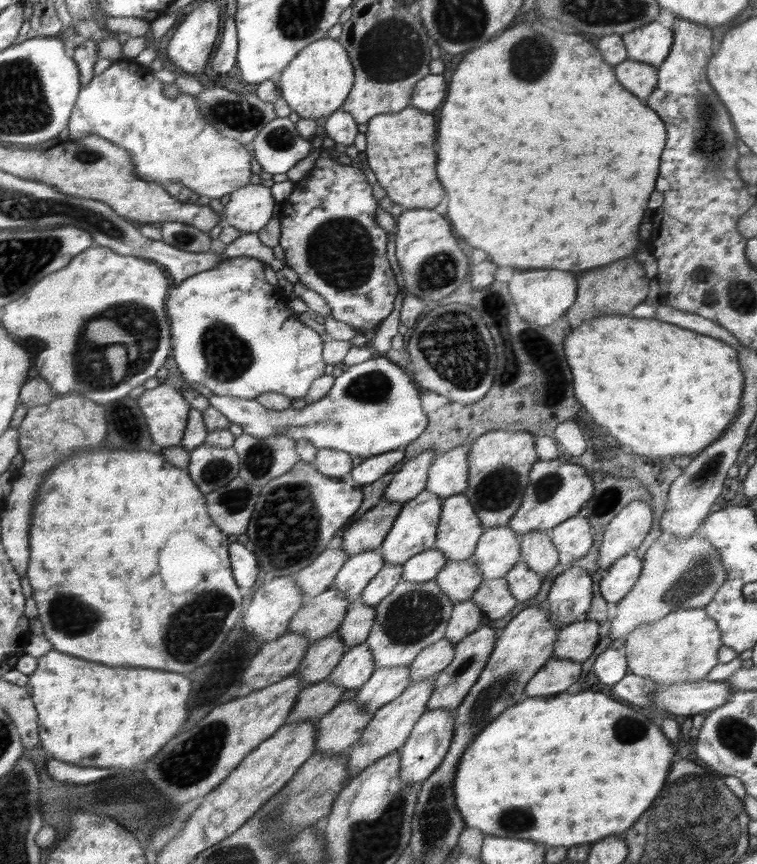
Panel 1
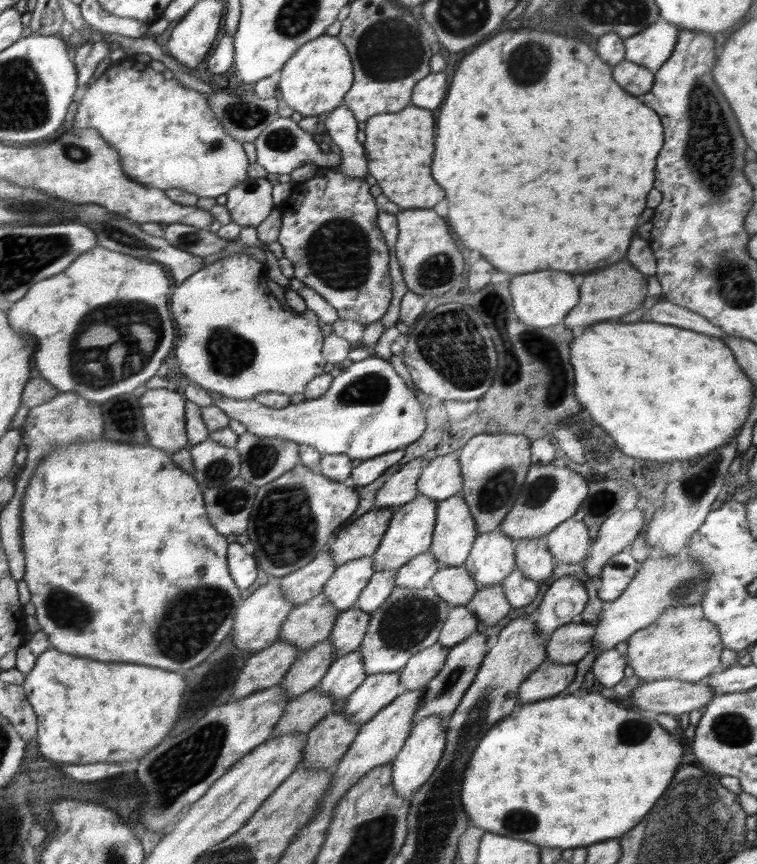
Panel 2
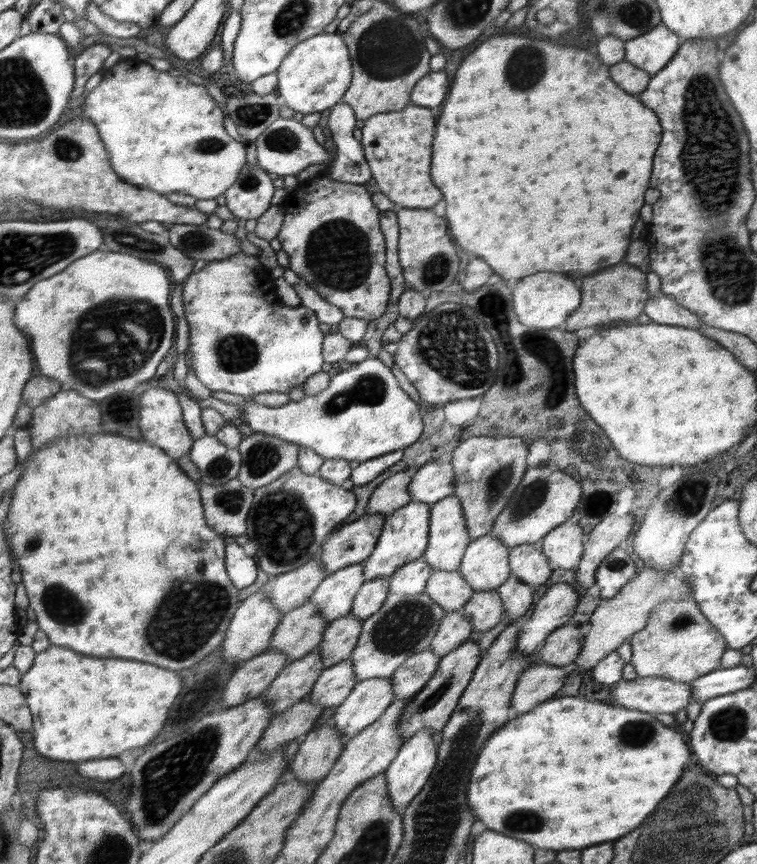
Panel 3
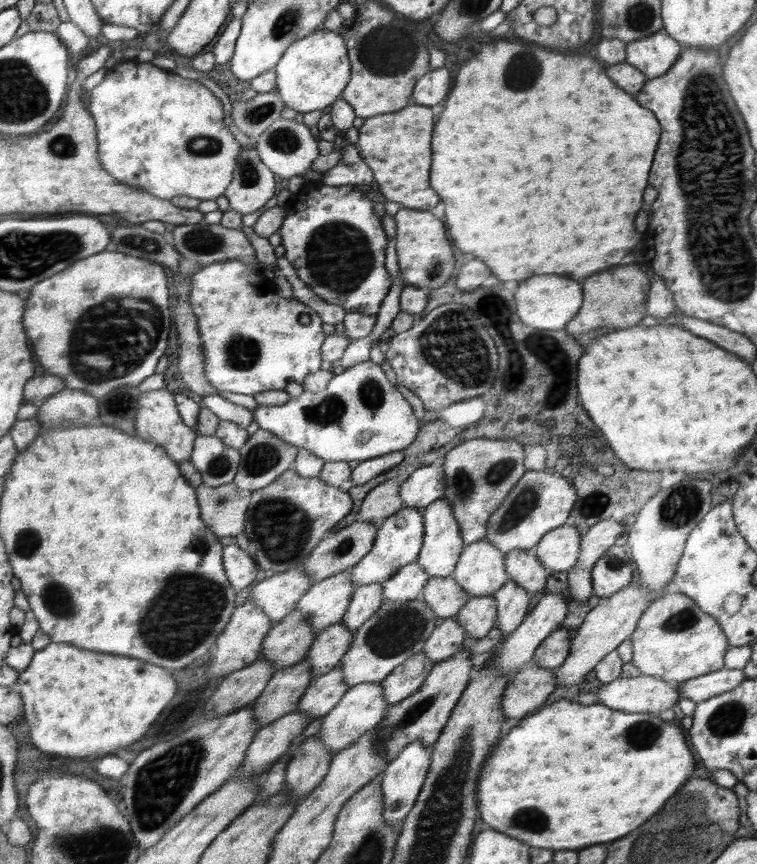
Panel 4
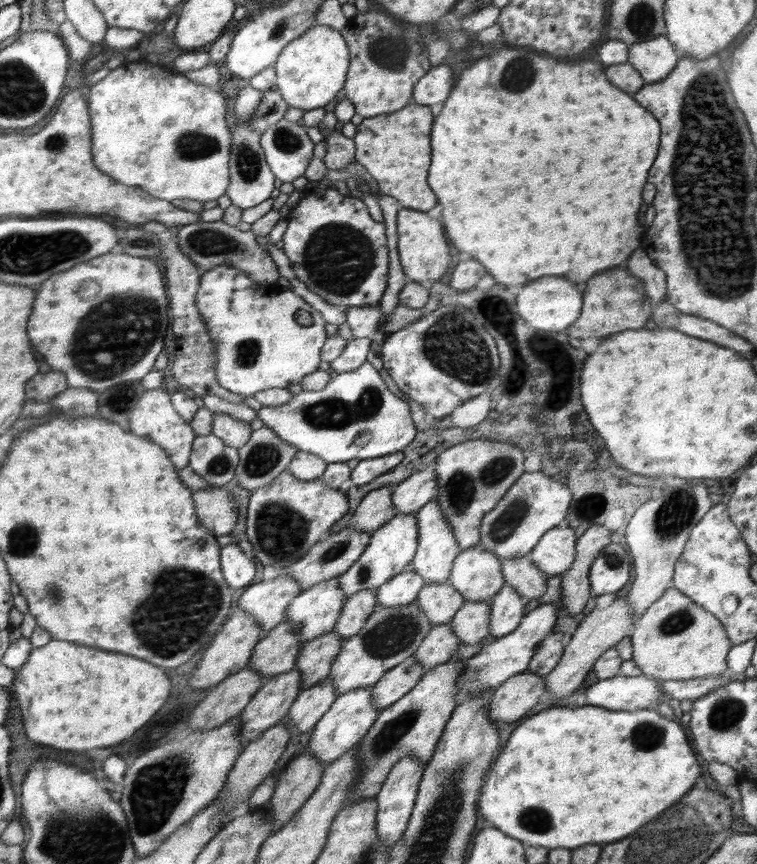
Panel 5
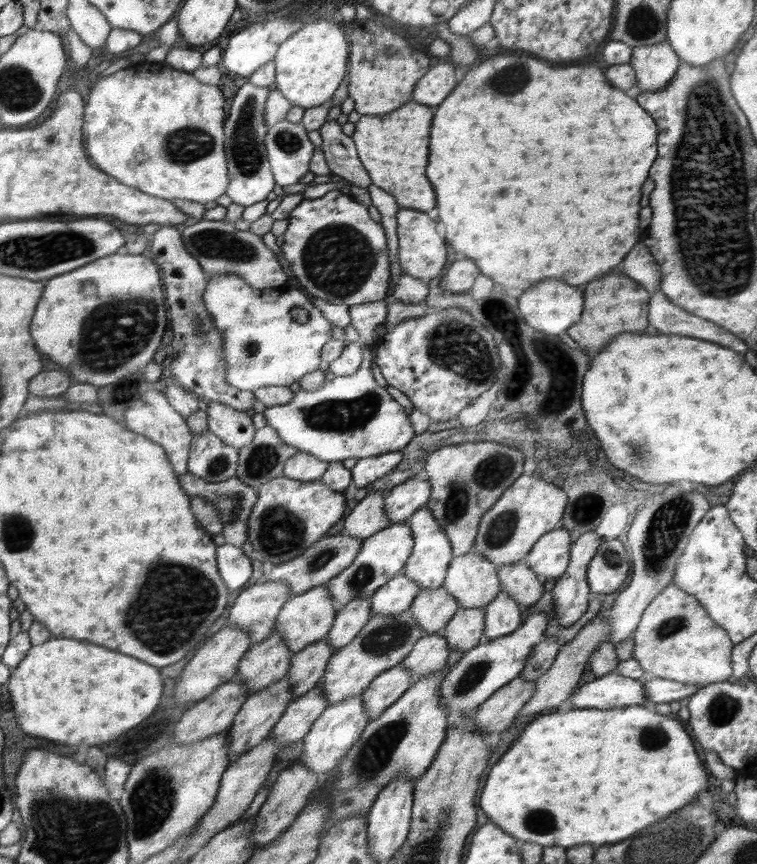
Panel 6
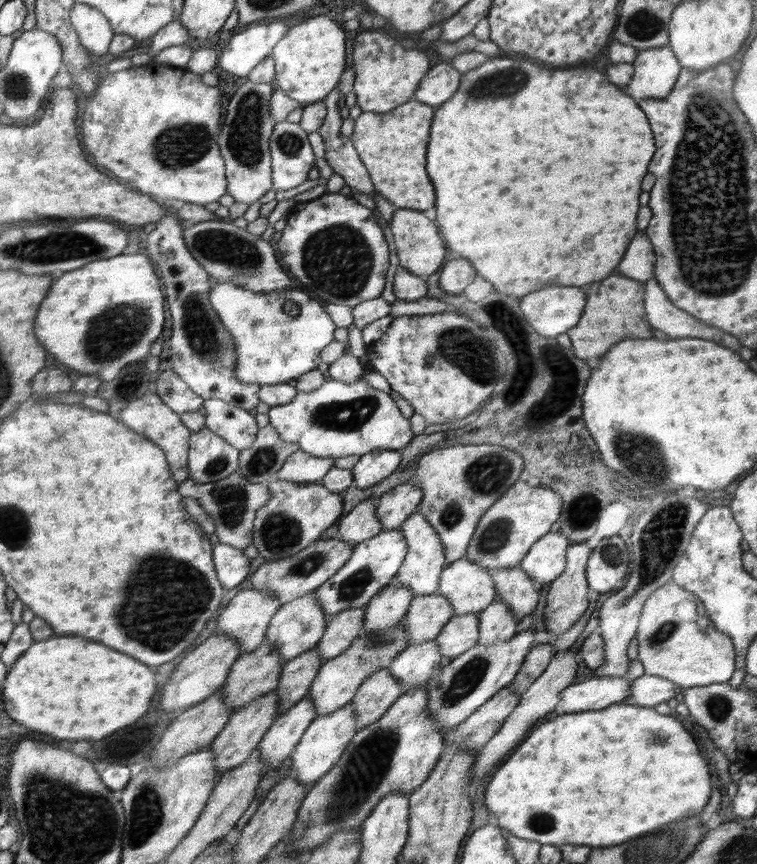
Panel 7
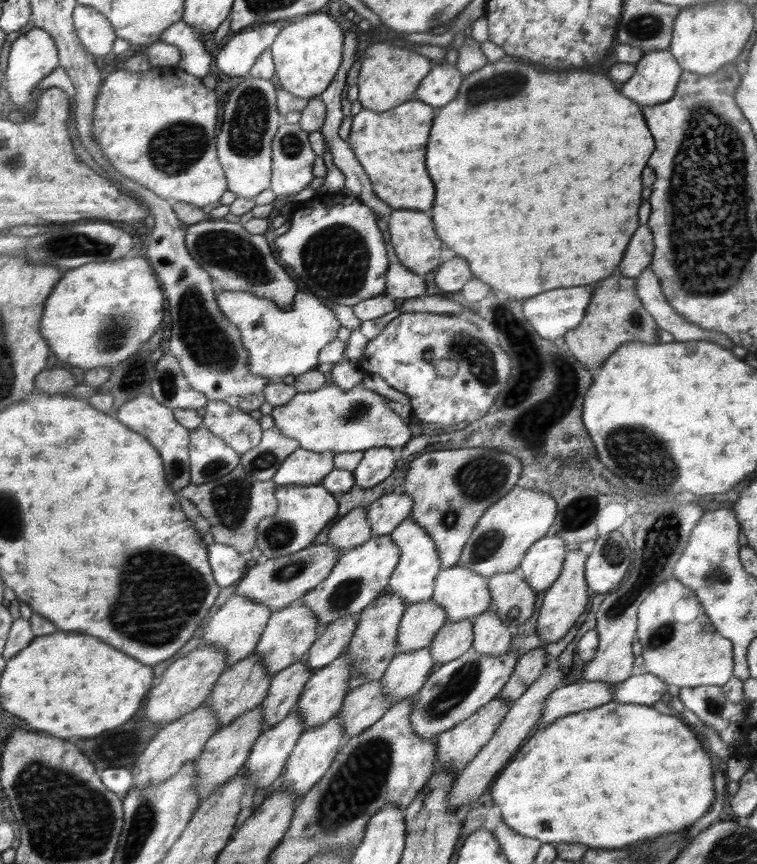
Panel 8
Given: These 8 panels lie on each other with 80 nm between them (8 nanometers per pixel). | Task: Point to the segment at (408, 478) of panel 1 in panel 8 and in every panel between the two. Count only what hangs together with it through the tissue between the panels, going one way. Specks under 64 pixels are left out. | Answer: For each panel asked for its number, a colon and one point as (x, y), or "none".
2: (401, 488)
3: (392, 494)
4: (383, 500)
5: (376, 508)
6: (367, 517)
7: (361, 523)
8: (353, 529)

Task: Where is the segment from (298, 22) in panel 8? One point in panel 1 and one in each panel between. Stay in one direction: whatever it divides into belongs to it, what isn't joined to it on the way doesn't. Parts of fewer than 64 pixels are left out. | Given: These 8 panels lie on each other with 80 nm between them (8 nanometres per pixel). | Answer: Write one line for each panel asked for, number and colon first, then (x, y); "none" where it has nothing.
1: (319, 79)
2: (320, 73)
3: (317, 73)
4: (313, 72)
5: (310, 71)
6: (310, 65)
7: (309, 61)

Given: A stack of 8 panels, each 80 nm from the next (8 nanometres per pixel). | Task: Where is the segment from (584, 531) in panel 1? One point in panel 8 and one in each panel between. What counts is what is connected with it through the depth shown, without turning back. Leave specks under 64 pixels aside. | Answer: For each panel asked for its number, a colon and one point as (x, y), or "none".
2: (569, 543)
3: (563, 546)
4: (558, 550)
5: (554, 553)
6: (550, 556)
7: (546, 561)
8: (545, 560)

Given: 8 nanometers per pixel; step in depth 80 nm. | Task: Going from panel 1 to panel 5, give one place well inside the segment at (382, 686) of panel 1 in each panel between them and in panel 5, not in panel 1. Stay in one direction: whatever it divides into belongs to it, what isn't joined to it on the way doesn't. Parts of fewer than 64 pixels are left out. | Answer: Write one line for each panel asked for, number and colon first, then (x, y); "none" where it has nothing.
2: (377, 691)
3: (367, 701)
4: (363, 706)
5: (352, 715)

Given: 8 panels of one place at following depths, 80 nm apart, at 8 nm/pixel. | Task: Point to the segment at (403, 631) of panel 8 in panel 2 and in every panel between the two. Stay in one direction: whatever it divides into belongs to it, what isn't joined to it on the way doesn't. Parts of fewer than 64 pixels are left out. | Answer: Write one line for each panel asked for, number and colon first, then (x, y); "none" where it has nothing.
2: (455, 585)
3: (449, 589)
4: (444, 595)
5: (439, 602)
6: (433, 608)
7: (426, 616)

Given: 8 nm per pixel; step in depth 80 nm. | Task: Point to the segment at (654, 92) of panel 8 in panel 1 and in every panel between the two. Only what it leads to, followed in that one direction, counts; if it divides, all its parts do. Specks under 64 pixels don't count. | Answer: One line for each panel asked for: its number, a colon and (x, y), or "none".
1: (651, 43)
2: (650, 48)
3: (652, 50)
4: (654, 55)
5: (654, 59)
6: (655, 65)
7: (655, 70)

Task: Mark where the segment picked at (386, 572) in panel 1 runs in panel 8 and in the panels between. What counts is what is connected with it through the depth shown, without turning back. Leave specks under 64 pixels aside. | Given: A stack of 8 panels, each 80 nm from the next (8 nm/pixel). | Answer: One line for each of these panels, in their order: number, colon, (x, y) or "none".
2: (377, 591)
3: (372, 594)
4: (365, 601)
5: (358, 608)
6: (349, 620)
7: (344, 627)
8: (333, 640)

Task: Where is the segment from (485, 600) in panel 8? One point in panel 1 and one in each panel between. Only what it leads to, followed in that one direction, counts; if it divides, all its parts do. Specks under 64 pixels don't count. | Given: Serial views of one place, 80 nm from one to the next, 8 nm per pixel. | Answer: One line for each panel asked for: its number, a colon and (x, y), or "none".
1: (499, 550)
2: (492, 559)
3: (486, 565)
4: (481, 570)
5: (477, 573)
6: (472, 579)
7: (470, 588)

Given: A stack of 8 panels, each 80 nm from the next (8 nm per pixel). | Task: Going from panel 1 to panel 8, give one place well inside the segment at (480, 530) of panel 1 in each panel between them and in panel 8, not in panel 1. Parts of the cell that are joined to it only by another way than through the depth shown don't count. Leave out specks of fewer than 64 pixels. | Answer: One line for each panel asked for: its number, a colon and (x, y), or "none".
2: (456, 531)
3: (449, 537)
4: (443, 543)
5: (438, 547)
6: (428, 565)
7: (426, 559)
8: (414, 580)

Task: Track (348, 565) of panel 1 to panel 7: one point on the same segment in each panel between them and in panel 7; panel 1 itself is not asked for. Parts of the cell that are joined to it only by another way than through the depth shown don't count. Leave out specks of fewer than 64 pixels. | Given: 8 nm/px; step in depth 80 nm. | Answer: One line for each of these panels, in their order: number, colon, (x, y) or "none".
2: (343, 588)
3: (334, 596)
4: (325, 602)
5: (316, 610)
6: (306, 618)
7: (296, 627)

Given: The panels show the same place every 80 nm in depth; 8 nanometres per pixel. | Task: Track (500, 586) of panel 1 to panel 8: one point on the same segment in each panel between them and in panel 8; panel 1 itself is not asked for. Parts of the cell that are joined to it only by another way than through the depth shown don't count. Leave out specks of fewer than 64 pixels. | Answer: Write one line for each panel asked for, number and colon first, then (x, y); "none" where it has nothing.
2: (489, 604)
3: (484, 611)
4: (478, 616)
5: (471, 623)
6: (464, 631)
7: (461, 633)
8: (453, 639)

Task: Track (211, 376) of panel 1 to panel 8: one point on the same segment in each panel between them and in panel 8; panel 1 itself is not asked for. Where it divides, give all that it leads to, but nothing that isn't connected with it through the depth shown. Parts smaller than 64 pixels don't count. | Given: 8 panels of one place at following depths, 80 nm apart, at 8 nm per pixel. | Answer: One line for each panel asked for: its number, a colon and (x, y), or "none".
2: (234, 338)
3: (243, 340)
4: (254, 342)
5: (260, 345)
6: (265, 346)
7: (275, 345)
8: (281, 341)

